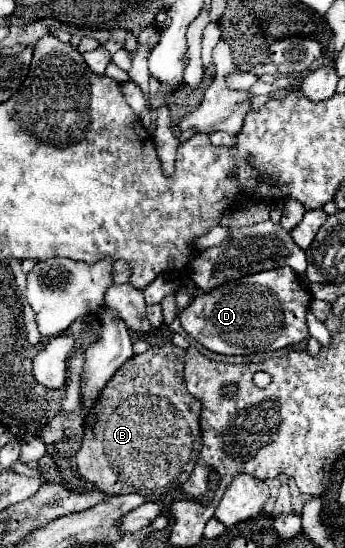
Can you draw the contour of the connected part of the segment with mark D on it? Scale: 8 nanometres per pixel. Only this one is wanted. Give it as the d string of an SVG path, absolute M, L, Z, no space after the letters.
M275 268L245 276L197 298L179 314L183 330L211 352L251 356L287 348L307 340L307 312L313 296L291 268Z

